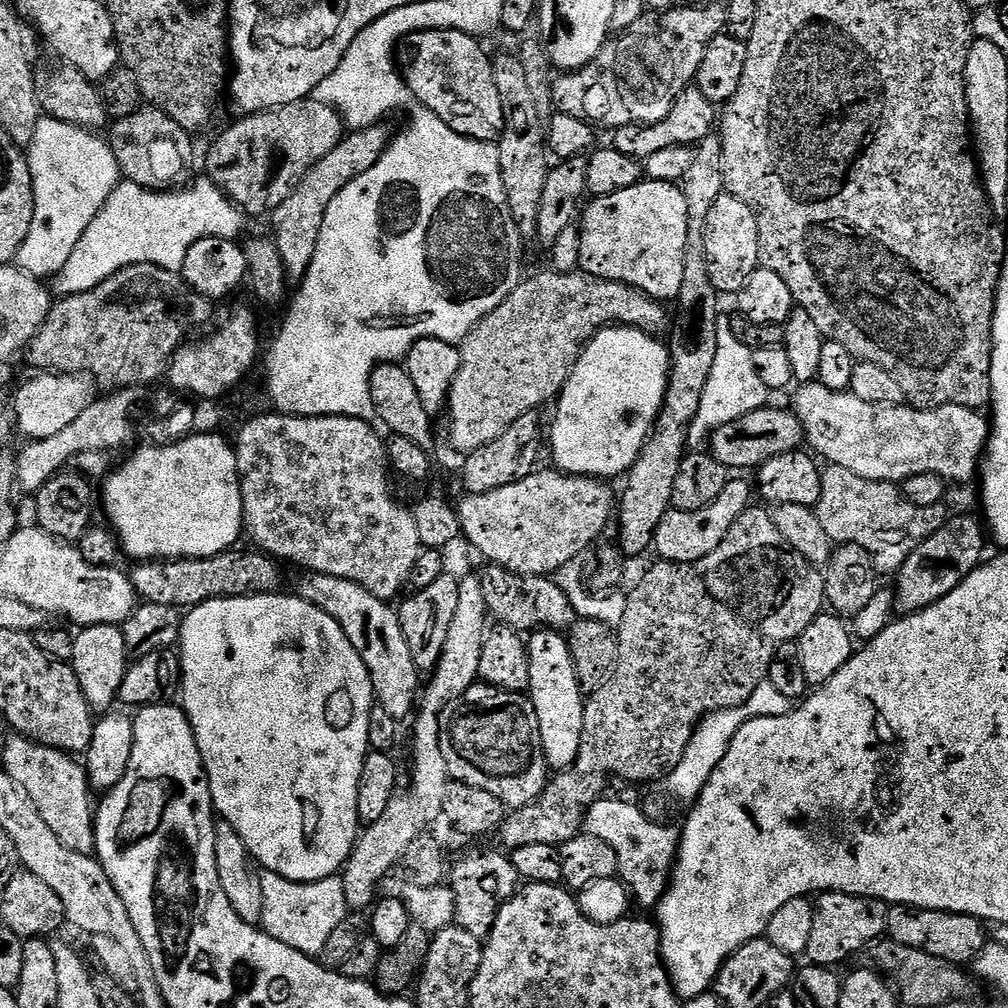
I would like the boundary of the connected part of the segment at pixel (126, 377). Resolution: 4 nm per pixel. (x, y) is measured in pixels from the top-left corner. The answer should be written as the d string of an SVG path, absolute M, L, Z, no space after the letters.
M135 264L106 278L106 282L94 286L94 290L57 299L46 322L42 322L38 334L28 345L26 360L36 370L44 372L59 370L64 374L91 374L101 389L108 388L104 390L145 386L167 373L172 355L193 335L191 332L195 328L213 323L212 308L213 301L196 293L179 272L153 264Z

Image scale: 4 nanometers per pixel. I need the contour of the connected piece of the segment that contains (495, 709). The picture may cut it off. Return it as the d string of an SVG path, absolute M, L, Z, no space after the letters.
M483 682L471 684L466 694L440 717L440 741L449 777L461 780L466 786L478 786L478 790L486 790L486 794L494 794L505 809L515 810L534 803L548 785L550 769L540 745L538 714L523 692L507 692Z

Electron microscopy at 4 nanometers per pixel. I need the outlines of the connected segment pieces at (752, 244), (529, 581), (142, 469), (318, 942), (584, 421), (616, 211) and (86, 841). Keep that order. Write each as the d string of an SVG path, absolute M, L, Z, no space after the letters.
M727 194L720 196L714 206L710 206L710 214L706 214L706 246L704 253L708 259L708 269L710 270L710 282L715 286L717 293L735 294L746 286L746 278L754 274L754 270L760 267L760 239L758 238L758 218L742 198L734 198Z
M488 566L479 577L486 598L489 617L503 627L514 628L521 634L537 630L567 630L578 617L570 598L556 585L555 579L546 576L518 576L516 573Z
M215 432L191 434L183 439L177 439L175 442L165 443L165 448L140 448L129 460L122 461L120 465L117 463L102 480L102 485L104 485L104 512L108 515L109 520L107 520L107 523L112 531L116 533L116 538L120 541L120 547L125 557L133 556L133 561L136 562L147 562L161 558L169 560L201 560L202 558L210 558L211 556L227 552L235 545L232 543L239 536L242 536L242 529L244 527L242 490L240 489L236 449L229 441L227 444L221 436Z
M261 871L260 881L262 882L260 924L263 931L278 938L278 942L286 942L286 946L307 956L319 957L326 942L329 941L330 934L350 916L344 881L339 875L303 884L287 880L273 872Z
M613 326L604 328L595 338L589 342L581 351L578 362L570 374L570 378L564 383L564 388L560 392L558 399L555 401L556 417L552 420L552 460L559 471L564 472L567 476L586 476L605 482L611 481L611 476L623 477L631 468L632 463L638 458L642 446L648 440L648 435L652 432L652 427L660 407L664 404L664 394L668 385L668 350L667 347L657 337L647 336L642 330L637 328L622 328Z
M641 179L639 184L589 199L583 205L578 220L580 268L590 276L634 286L655 300L675 301L682 290L687 229L683 187Z
M19 734L9 735L8 745L4 748L4 764L2 770L30 794L34 806L38 806L38 814L42 814L42 822L58 834L58 842L70 850L74 850L83 856L92 856L96 850L96 826L94 823L94 800L90 791L88 773L83 767L75 764L73 757L66 752L59 752L53 748L47 748L41 744L36 744L32 740L26 739Z

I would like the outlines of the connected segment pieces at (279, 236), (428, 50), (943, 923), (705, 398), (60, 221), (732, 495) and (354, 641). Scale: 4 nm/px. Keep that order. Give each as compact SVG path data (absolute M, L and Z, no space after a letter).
M383 123L372 124L368 128L352 130L345 135L343 140L326 154L294 186L290 198L282 202L270 214L272 220L271 239L276 241L276 249L284 263L284 269L288 274L289 281L299 282L303 280L306 270L310 268L310 262L314 260L314 250L318 250L318 234L322 234L322 218L326 218L326 210L330 202L343 188L354 178L369 172L382 158L382 154L390 143L390 132L384 129Z
M429 30L426 32L414 32L403 41L402 51L398 56L398 64L402 69L404 83L409 92L423 107L429 108L450 130L467 136L470 140L499 141L504 132L504 111L502 110L502 98L498 94L498 86L494 82L493 61L488 60L484 48L479 39L469 36L466 32L455 30Z
M894 904L888 910L887 939L902 942L902 946L914 946L914 950L926 950L934 958L946 958L946 962L968 966L984 949L985 925L973 916L957 912L939 912L925 908L912 908L908 904Z
M717 319L716 325L718 340L714 366L710 369L710 376L706 378L706 388L702 390L698 412L688 431L688 443L692 446L703 445L700 443L703 440L705 443L718 426L726 426L726 422L734 422L734 418L742 418L742 414L750 414L769 403L770 390L762 382L762 378L758 378L758 372L754 370L752 349L742 346L742 342L734 338L731 319Z
M61 120L38 121L33 142L26 149L34 190L34 222L14 261L23 272L41 278L55 277L66 266L70 254L74 254L74 246L86 234L86 226L94 222L116 185L121 183L112 147L107 139L99 140L96 136L99 135L95 131Z
M730 478L726 486L722 486L722 494L718 494L718 498L710 502L710 506L702 506L702 510L690 510L689 512L669 510L666 518L658 522L654 545L657 557L675 564L689 564L706 558L706 554L714 554L714 550L722 546L722 538L730 534L730 526L734 526L734 522L738 522L738 518L742 518L744 511L753 503L754 488L749 481L748 484L744 480Z
M319 574L301 576L304 577L300 585L294 588L295 595L318 606L330 614L338 626L342 626L342 634L350 638L350 646L354 646L354 650L358 650L358 658L366 662L375 703L386 709L398 722L403 721L403 716L411 717L422 688L422 672L414 666L414 658L410 658L410 646L406 646L406 636L402 634L399 611L389 601L380 600L370 594L370 590L349 580Z

